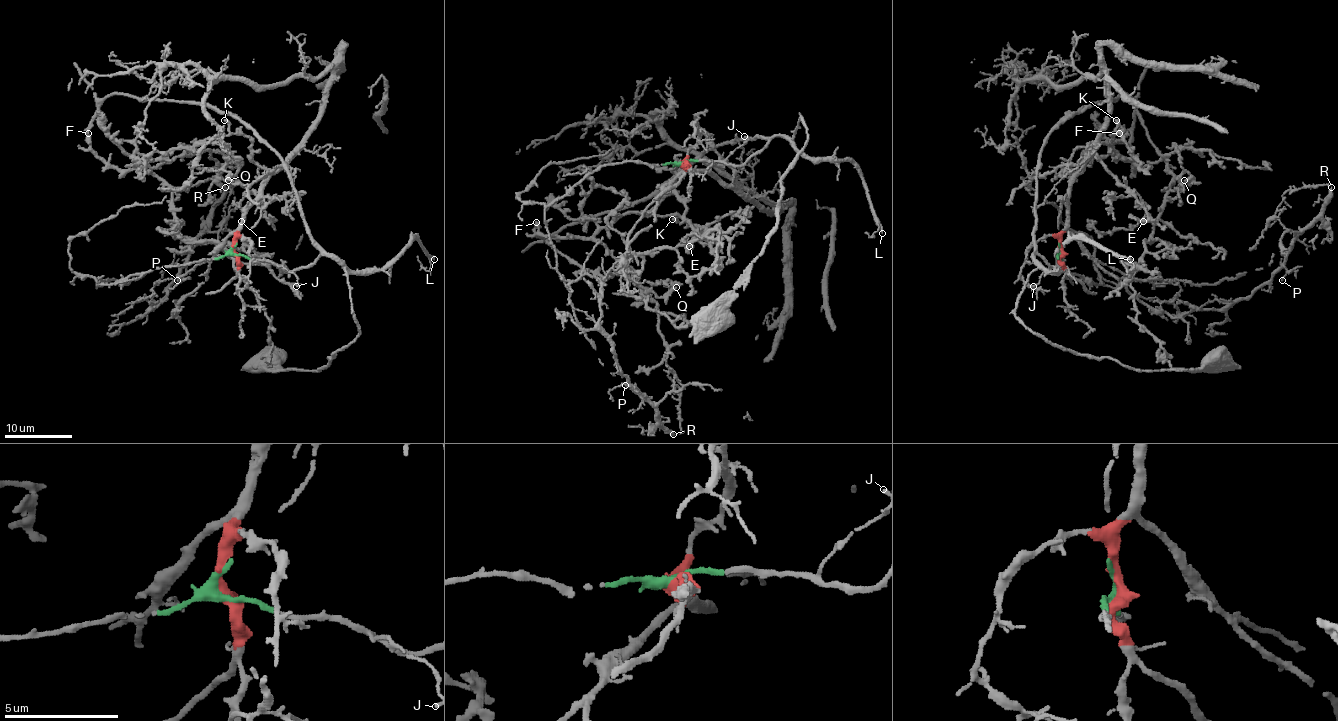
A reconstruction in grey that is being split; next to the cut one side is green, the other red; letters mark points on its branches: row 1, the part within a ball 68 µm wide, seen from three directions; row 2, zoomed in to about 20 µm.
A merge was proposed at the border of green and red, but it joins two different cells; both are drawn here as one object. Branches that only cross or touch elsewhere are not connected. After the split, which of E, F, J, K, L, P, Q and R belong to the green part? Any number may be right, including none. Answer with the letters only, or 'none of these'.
E, F, J, K, L, Q

